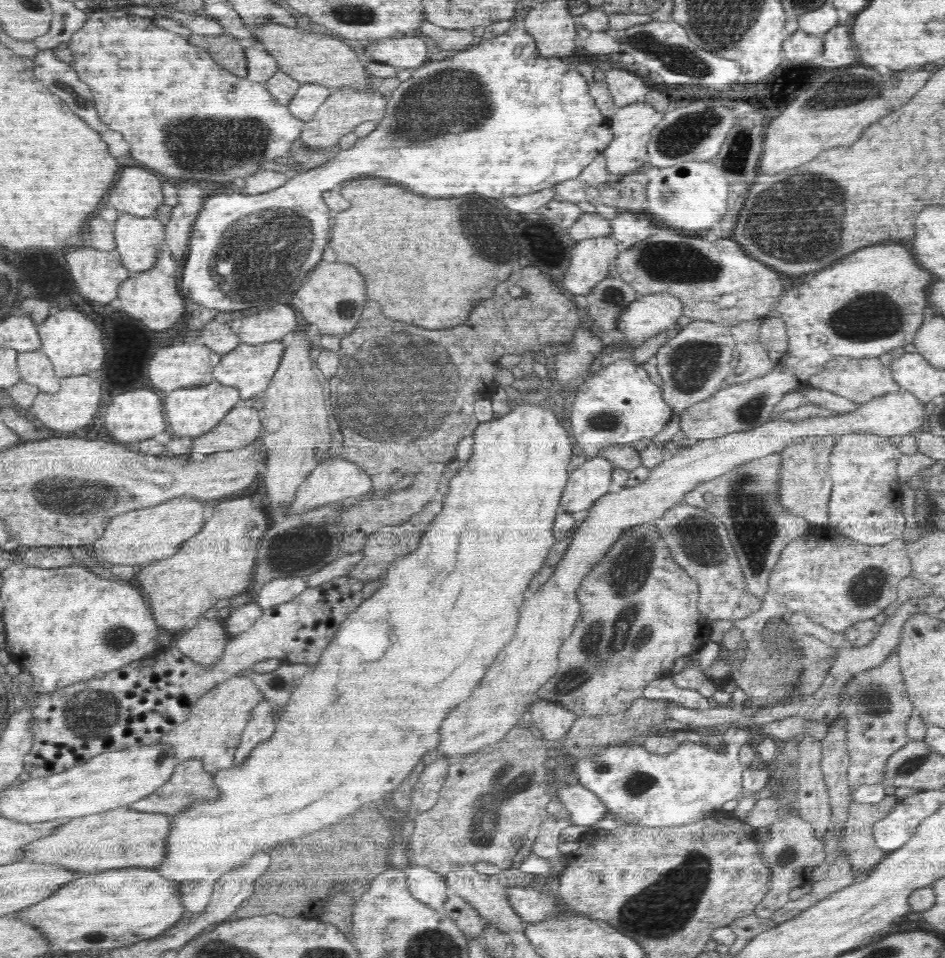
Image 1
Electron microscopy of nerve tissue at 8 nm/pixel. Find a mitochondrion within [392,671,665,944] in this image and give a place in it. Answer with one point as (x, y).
(509, 781)

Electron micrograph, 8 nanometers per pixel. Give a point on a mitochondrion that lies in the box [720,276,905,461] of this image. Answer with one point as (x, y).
(748, 412)

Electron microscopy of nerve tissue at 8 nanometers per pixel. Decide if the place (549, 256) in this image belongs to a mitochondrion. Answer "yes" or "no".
no

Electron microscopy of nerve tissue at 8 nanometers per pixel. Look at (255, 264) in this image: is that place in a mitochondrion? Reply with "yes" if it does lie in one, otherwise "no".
yes

